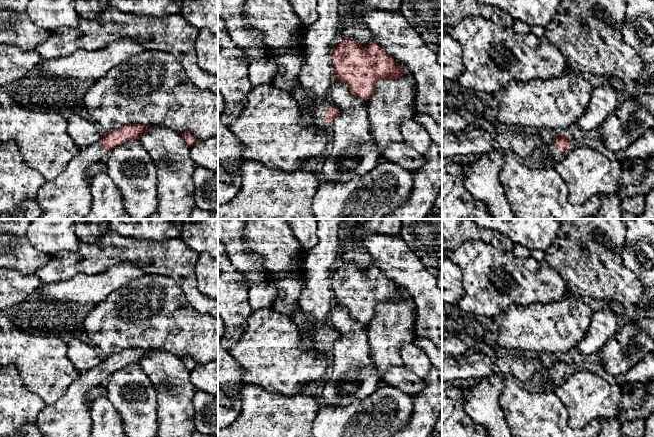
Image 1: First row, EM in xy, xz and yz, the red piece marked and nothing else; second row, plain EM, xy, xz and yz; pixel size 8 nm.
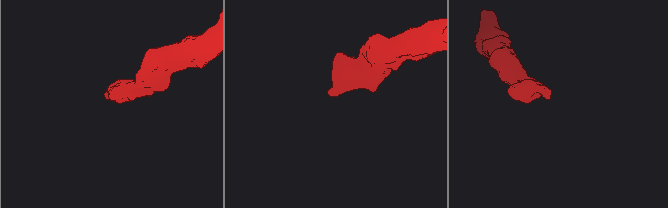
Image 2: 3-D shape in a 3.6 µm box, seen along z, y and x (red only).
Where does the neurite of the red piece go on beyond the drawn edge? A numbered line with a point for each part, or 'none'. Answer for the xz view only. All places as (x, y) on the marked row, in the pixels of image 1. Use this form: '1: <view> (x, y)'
1: xz (318, 107)

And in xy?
1: xy (68, 196)

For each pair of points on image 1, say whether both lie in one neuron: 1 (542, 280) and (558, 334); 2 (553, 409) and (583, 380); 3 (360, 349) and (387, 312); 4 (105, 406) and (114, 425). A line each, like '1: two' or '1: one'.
1: two
2: two
3: two
4: one

